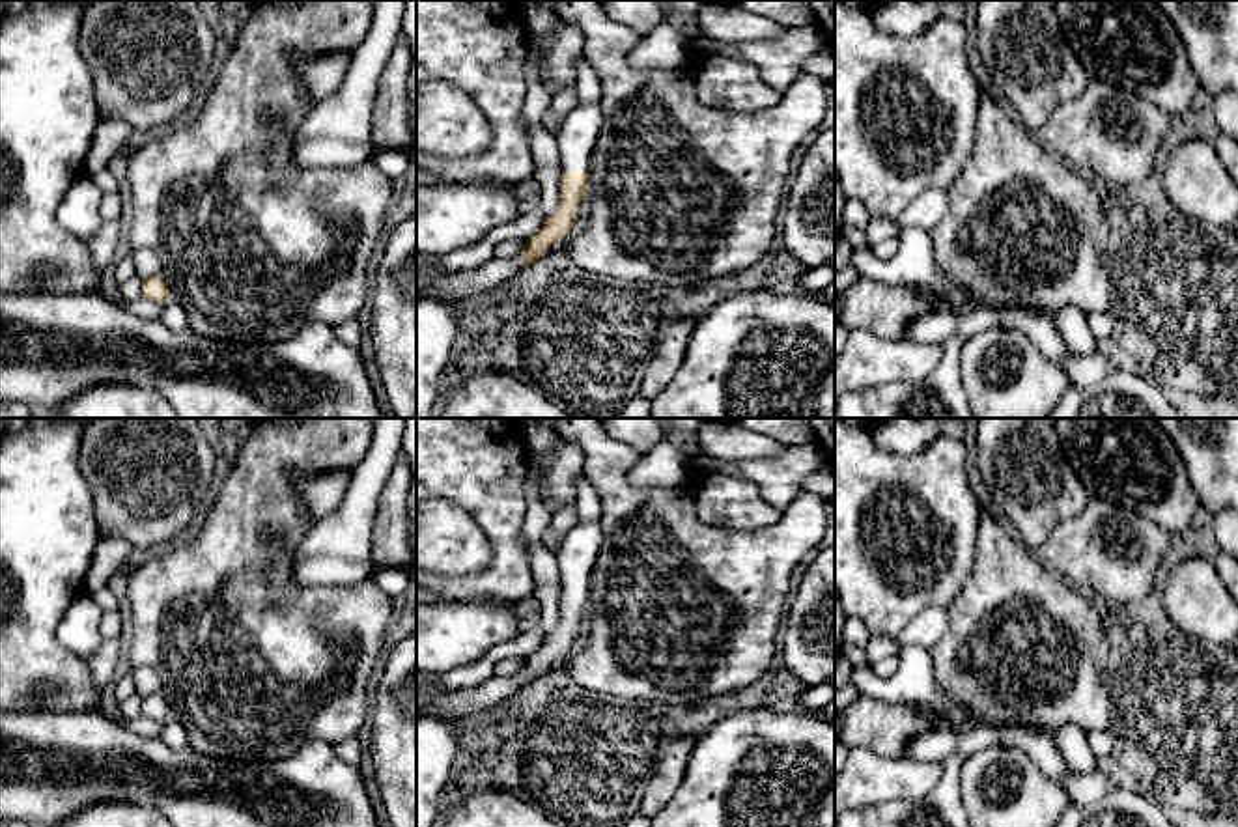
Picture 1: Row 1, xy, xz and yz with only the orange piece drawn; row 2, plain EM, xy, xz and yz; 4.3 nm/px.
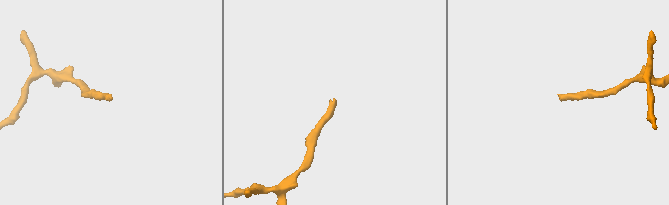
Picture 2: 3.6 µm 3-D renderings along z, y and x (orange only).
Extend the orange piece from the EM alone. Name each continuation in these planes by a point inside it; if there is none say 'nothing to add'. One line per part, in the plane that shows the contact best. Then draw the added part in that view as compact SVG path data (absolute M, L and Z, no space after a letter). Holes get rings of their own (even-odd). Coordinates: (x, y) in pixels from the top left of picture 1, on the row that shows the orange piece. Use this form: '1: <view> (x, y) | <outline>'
1: xz (577, 135) | M601 101L579 105L564 116L556 133L564 172L581 174L588 170L601 125Z

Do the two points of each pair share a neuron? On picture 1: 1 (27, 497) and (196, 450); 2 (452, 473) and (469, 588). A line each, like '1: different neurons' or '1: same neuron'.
1: different neurons
2: same neuron

